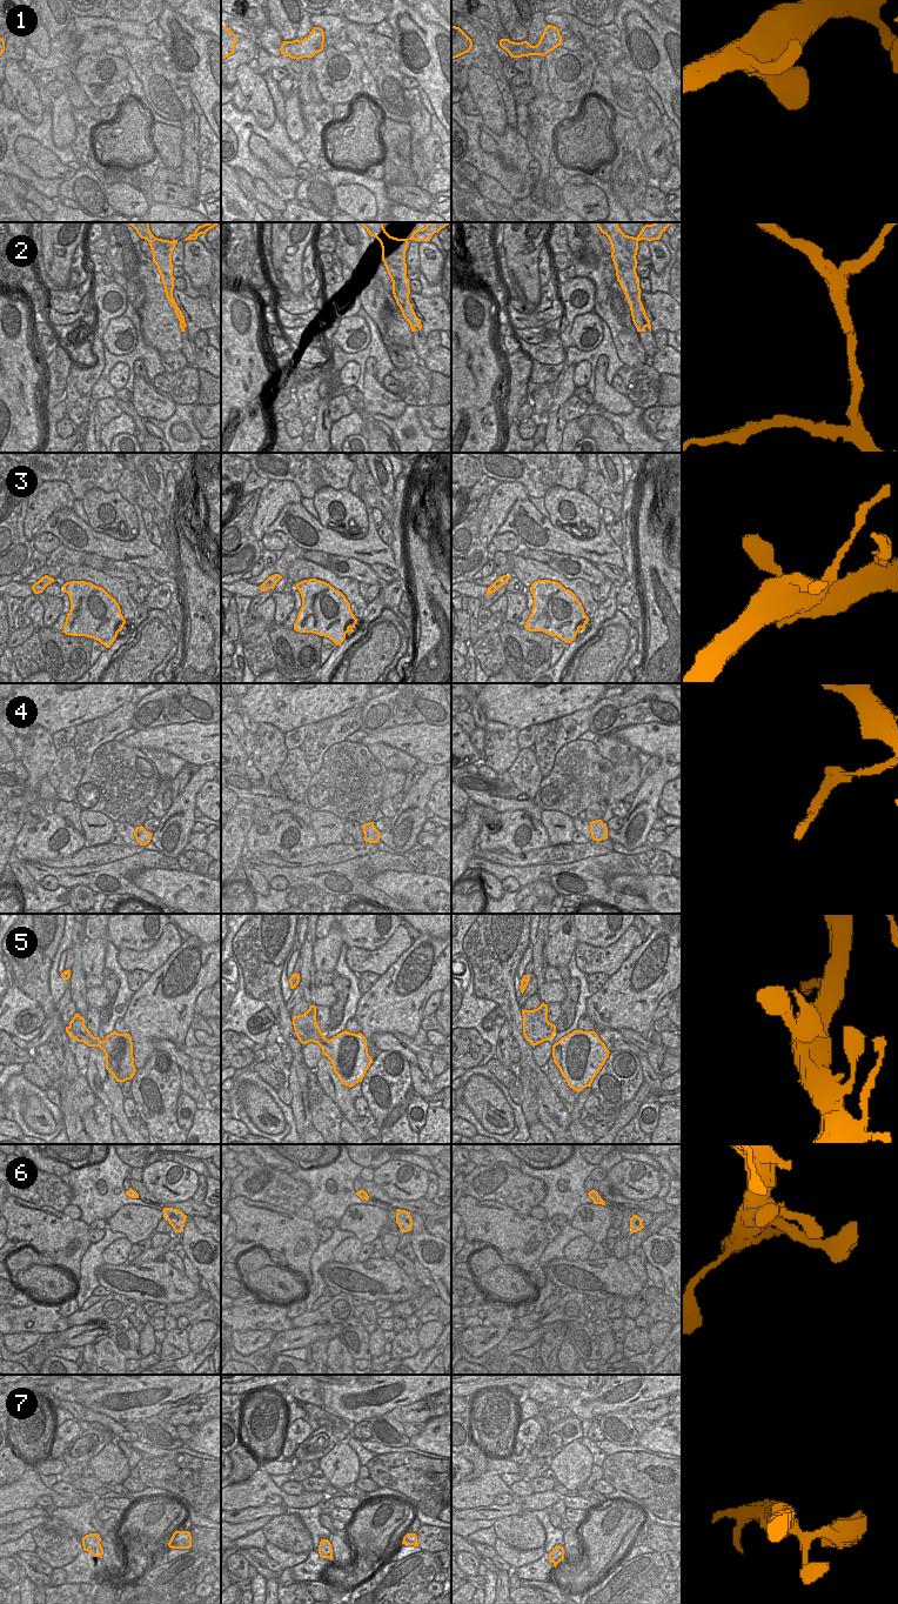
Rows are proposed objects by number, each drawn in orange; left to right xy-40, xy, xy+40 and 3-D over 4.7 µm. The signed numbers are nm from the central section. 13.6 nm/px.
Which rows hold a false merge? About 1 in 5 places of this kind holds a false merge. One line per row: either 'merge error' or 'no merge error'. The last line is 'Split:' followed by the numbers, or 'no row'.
1: no merge error
2: merge error
3: no merge error
4: merge error
5: no merge error
6: no merge error
7: no merge error
Split: 2, 4

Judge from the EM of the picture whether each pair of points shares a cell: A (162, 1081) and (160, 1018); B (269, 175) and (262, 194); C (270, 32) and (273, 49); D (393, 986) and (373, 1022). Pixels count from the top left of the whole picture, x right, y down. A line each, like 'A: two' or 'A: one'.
A: two
B: two
C: one
D: one

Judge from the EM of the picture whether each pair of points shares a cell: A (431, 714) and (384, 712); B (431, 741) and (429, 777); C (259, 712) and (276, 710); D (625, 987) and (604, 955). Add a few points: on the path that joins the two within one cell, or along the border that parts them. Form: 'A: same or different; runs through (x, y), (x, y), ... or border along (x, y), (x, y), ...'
A: same; runs through (420, 710), (415, 708), (396, 708)
B: different; border along (439, 763), (428, 766)
C: same; runs through (263, 710), (272, 710)
D: different; border along (631, 949), (628, 957), (609, 976)

